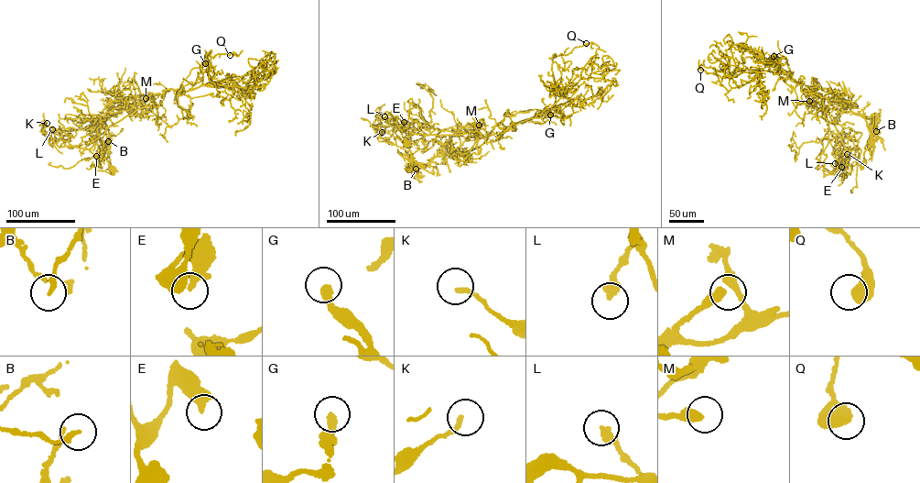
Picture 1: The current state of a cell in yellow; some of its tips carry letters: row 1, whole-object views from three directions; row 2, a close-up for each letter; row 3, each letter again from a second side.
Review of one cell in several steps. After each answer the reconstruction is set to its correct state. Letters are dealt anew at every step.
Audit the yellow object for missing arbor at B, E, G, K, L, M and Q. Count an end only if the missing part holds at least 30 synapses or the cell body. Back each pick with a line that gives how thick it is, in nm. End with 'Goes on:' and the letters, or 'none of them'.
Goes on: none of them

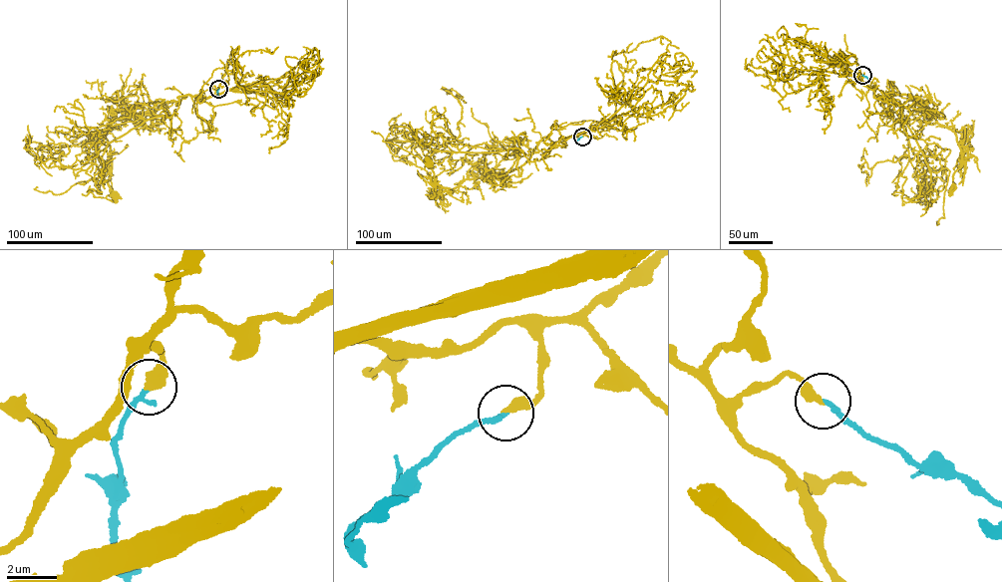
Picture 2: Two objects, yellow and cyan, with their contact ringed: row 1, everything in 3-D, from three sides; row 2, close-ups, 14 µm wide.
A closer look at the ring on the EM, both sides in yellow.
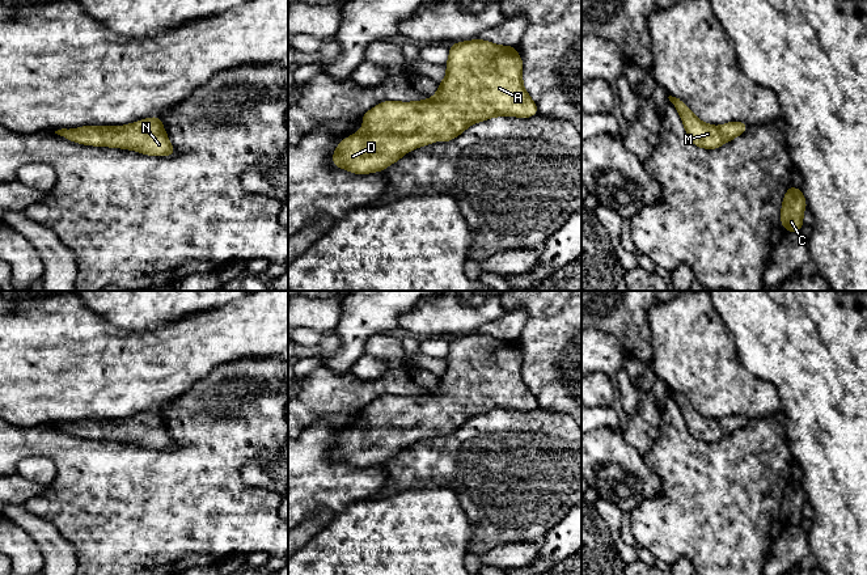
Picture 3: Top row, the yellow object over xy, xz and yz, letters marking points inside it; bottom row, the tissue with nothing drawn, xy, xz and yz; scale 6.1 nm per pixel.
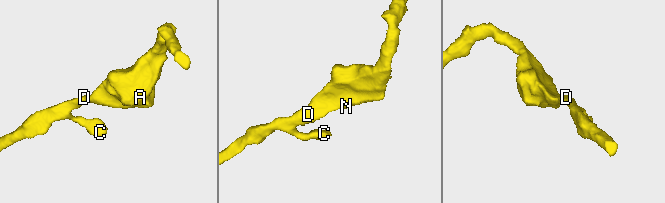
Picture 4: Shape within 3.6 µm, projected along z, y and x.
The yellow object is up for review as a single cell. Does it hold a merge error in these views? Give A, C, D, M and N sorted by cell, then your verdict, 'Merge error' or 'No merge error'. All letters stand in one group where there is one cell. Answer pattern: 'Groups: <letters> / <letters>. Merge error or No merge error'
Groups: A C D M N. No merge error

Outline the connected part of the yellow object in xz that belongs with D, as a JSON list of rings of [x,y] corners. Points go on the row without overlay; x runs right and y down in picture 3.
[[[482,333],[456,335],[445,359],[447,369],[434,390],[415,396],[385,394],[367,405],[361,410],[364,419],[338,437],[333,457],[355,468],[382,465],[409,444],[435,434],[447,436],[473,417],[499,409],[529,411],[538,407],[523,380],[523,351],[515,341]]]

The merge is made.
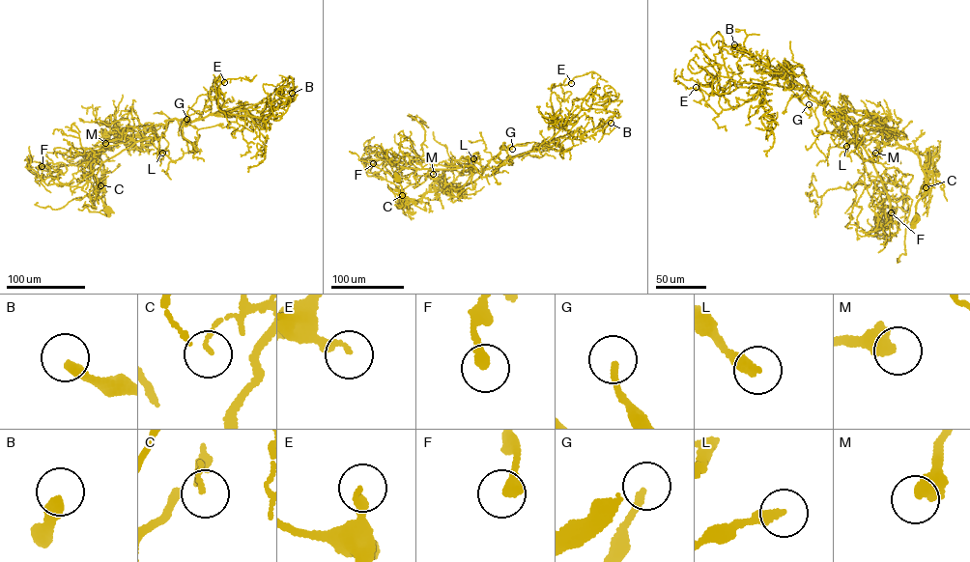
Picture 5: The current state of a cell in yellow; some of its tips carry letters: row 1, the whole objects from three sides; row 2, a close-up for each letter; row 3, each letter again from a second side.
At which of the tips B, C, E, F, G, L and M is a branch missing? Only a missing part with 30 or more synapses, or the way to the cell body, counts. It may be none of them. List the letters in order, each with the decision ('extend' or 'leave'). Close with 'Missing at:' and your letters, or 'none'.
B: leave
C: leave
E: leave
F: leave
G: extend
L: extend
M: leave
Missing at: G, L

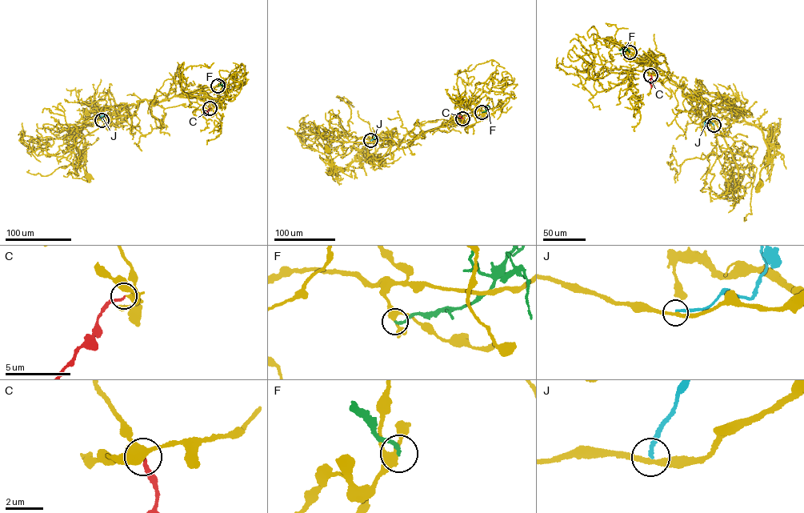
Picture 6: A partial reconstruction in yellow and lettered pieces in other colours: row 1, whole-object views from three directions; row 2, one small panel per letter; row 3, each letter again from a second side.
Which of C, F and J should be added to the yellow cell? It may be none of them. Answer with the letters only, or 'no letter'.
C

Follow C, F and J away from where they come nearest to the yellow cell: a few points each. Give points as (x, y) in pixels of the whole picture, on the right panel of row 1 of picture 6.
C: (650, 75), (651, 87)
F: (630, 52), (625, 49), (624, 52), (620, 53)
J: (714, 125), (708, 120), (704, 123), (706, 126)

